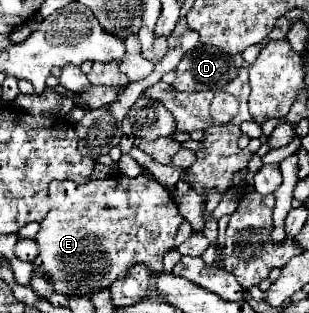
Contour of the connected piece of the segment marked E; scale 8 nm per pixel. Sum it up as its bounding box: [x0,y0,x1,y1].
[33,174,183,296]

